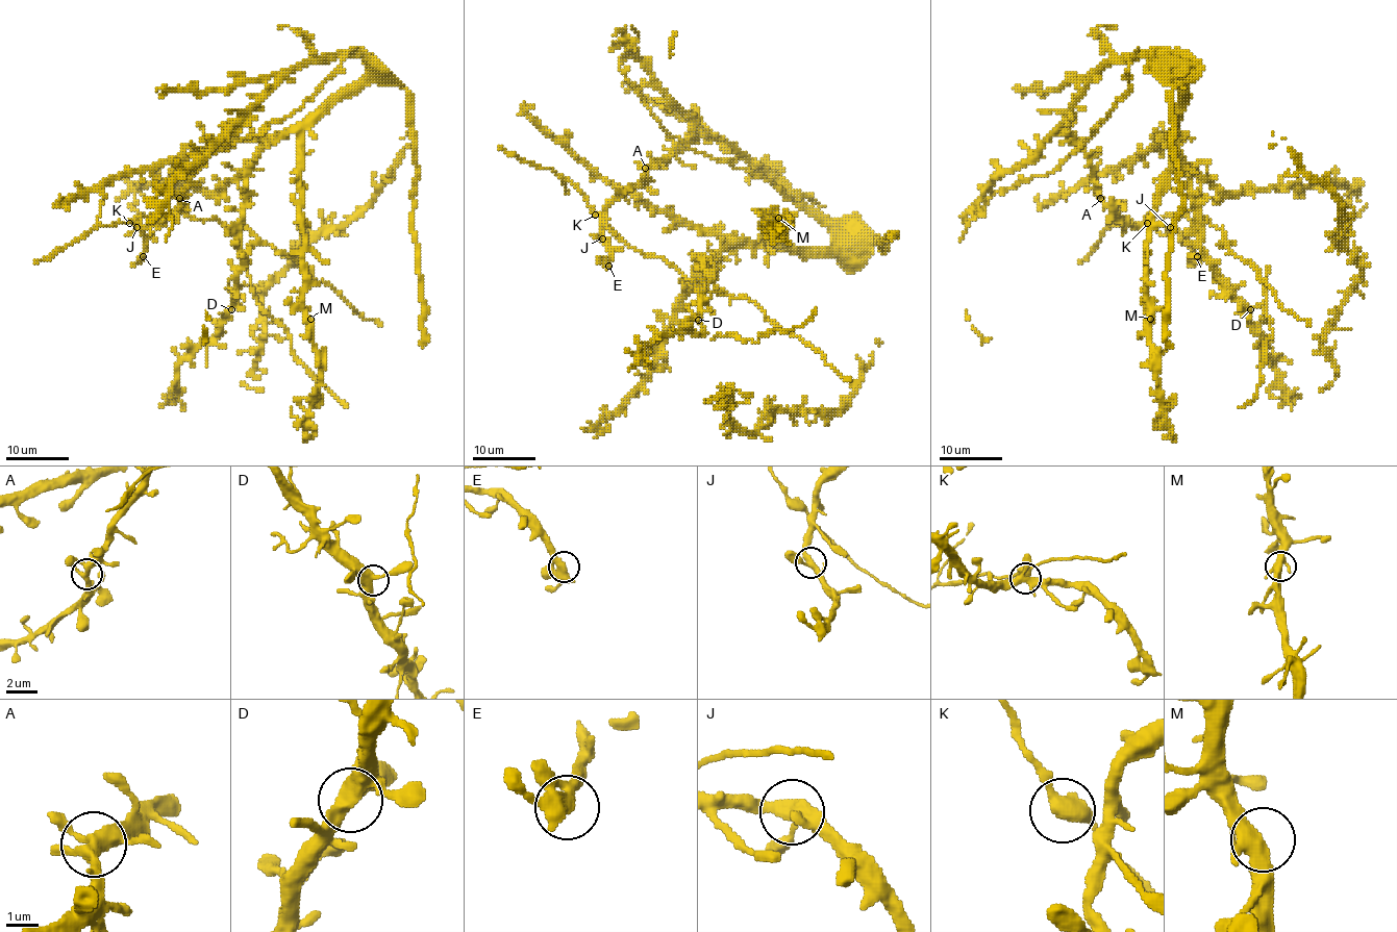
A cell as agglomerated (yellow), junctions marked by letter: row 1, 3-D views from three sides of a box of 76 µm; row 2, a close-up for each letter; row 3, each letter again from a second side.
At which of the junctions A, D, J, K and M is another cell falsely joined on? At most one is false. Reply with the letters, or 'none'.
none

